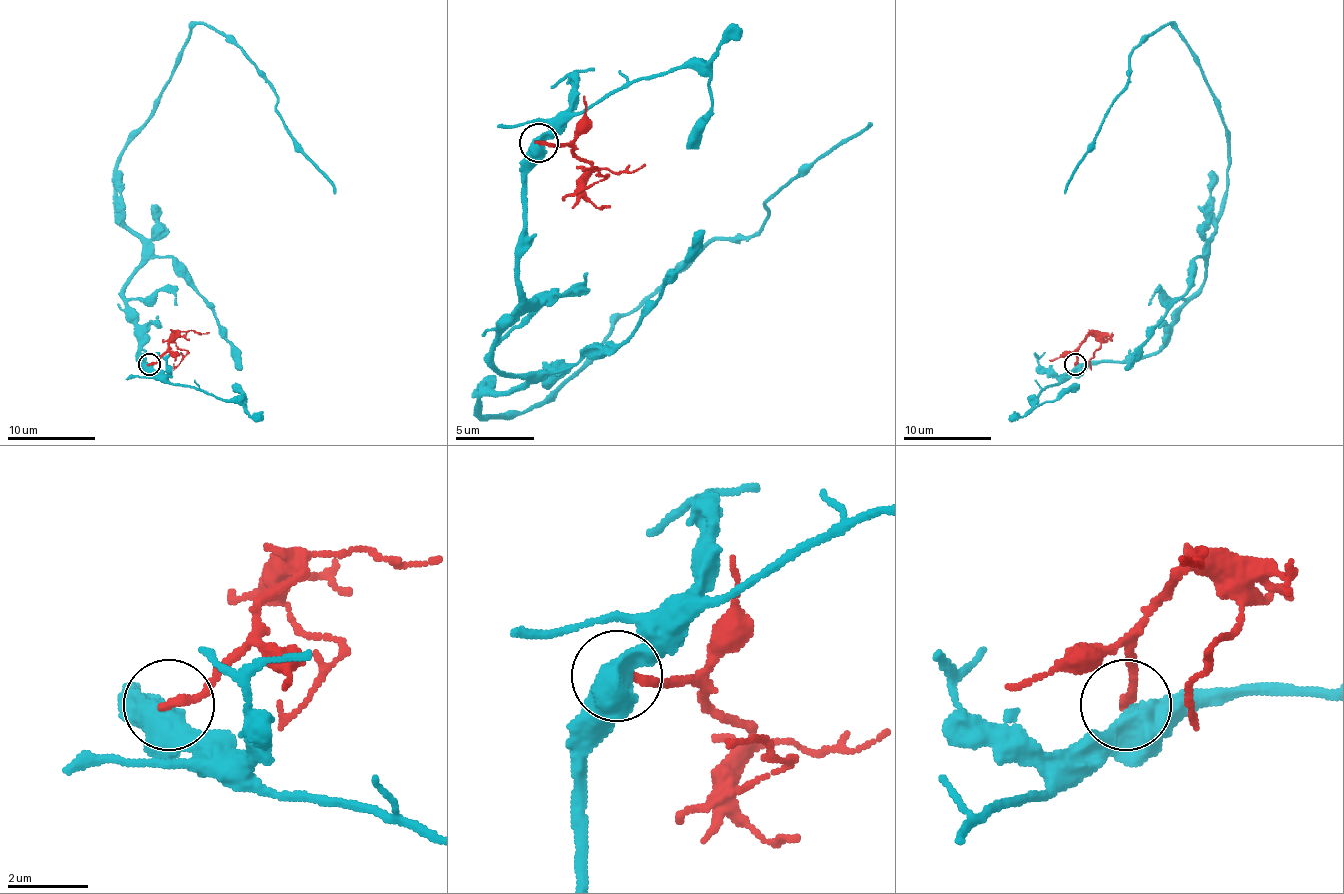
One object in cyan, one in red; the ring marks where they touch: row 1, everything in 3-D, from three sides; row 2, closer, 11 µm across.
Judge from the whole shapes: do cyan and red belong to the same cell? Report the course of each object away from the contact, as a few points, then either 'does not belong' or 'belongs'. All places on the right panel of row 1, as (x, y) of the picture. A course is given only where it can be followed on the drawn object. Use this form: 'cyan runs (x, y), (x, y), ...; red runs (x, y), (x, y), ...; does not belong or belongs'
cyan runs (1076, 364), (1149, 357), (1204, 282), (1226, 190), (1228, 130), (1173, 24), (1133, 51), (1129, 82), (1065, 194); red runs (1076, 364), (1078, 346), (1091, 335), (1100, 346), (1091, 359), (1091, 370); does not belong

